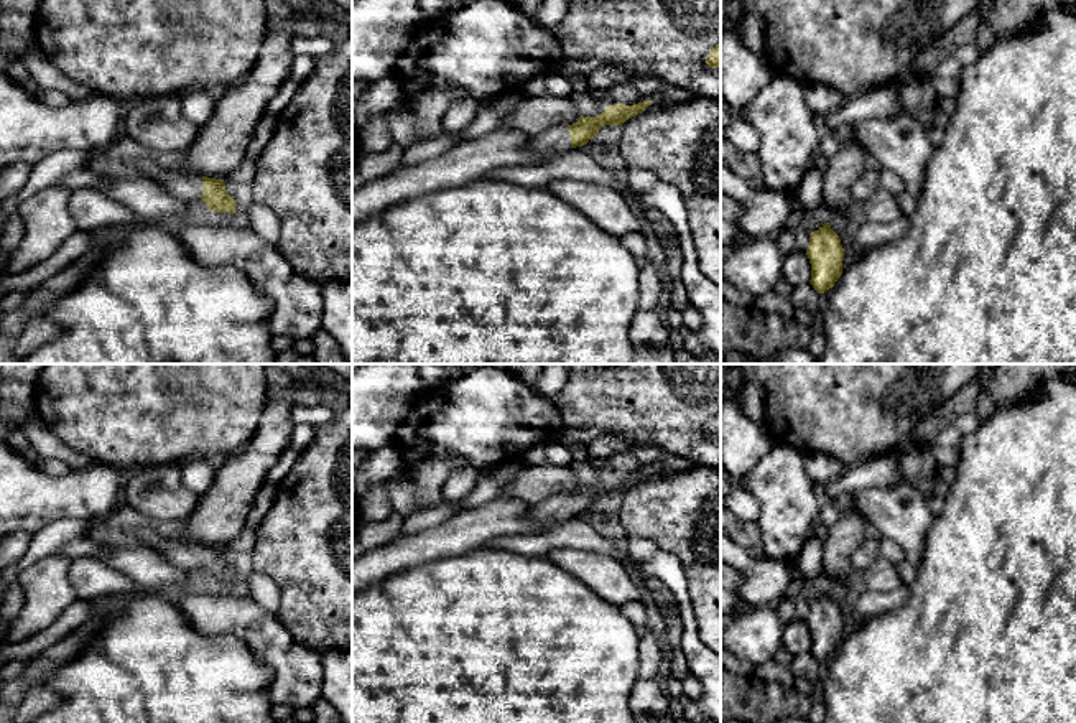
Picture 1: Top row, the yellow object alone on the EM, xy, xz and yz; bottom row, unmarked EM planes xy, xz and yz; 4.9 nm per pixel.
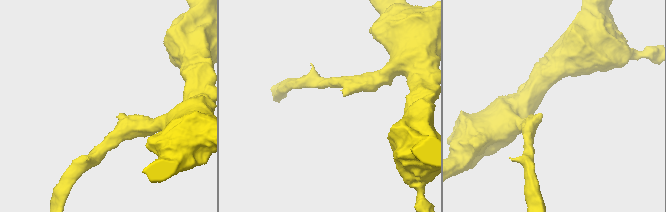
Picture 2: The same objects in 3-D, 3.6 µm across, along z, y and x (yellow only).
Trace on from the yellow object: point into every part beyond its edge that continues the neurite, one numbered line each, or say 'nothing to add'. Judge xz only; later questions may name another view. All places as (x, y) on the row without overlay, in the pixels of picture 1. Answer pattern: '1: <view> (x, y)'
1: xz (555, 509)

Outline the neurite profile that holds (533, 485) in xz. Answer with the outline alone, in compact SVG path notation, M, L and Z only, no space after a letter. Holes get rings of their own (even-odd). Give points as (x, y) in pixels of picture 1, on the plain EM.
M528 466L508 483L502 496L518 497L535 506L554 496L568 496L579 489L573 466Z

